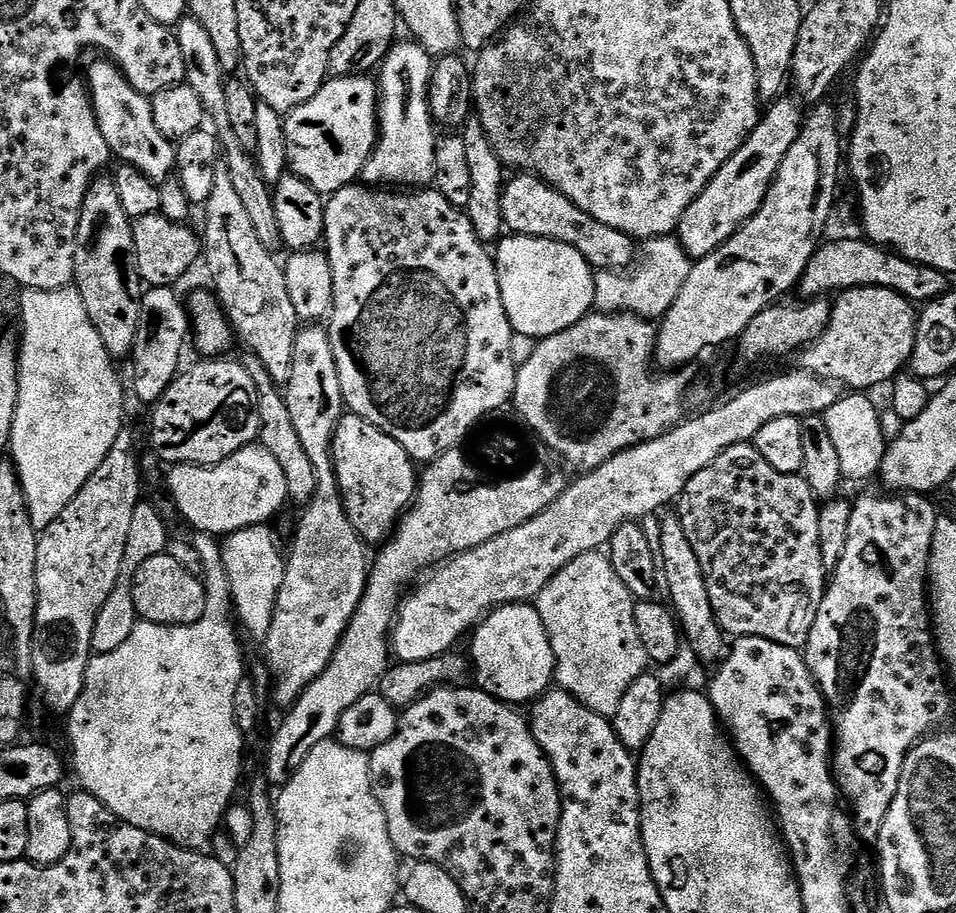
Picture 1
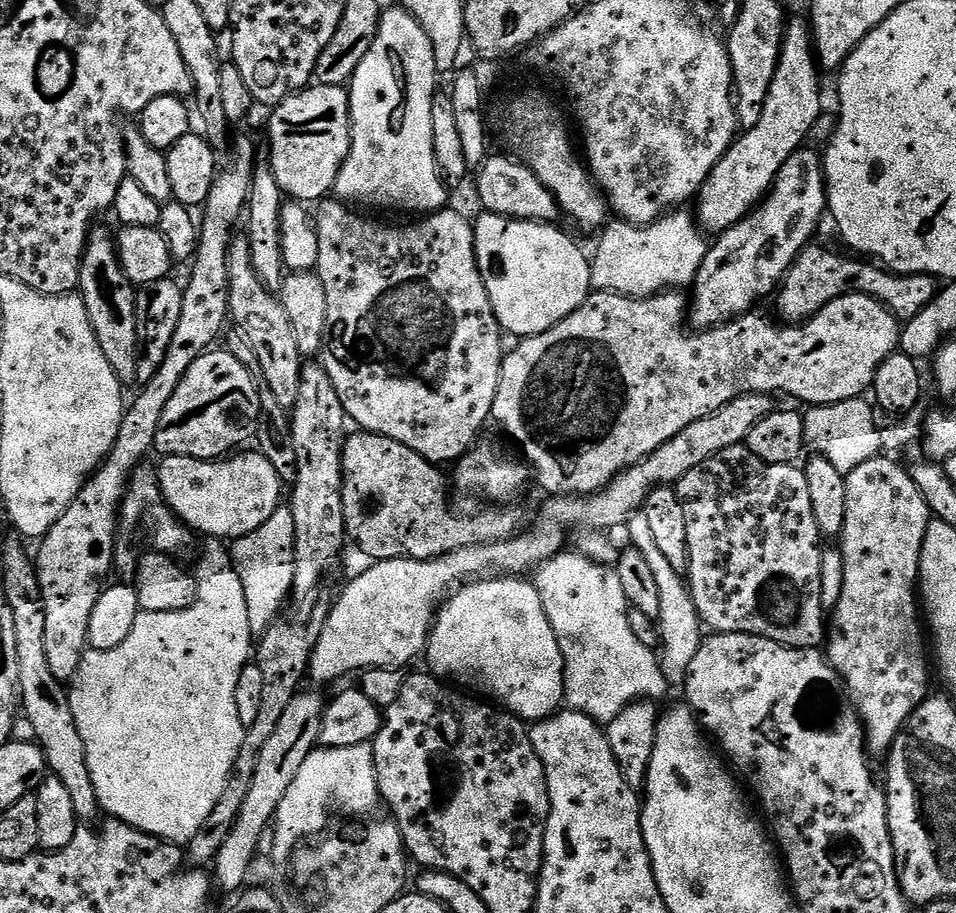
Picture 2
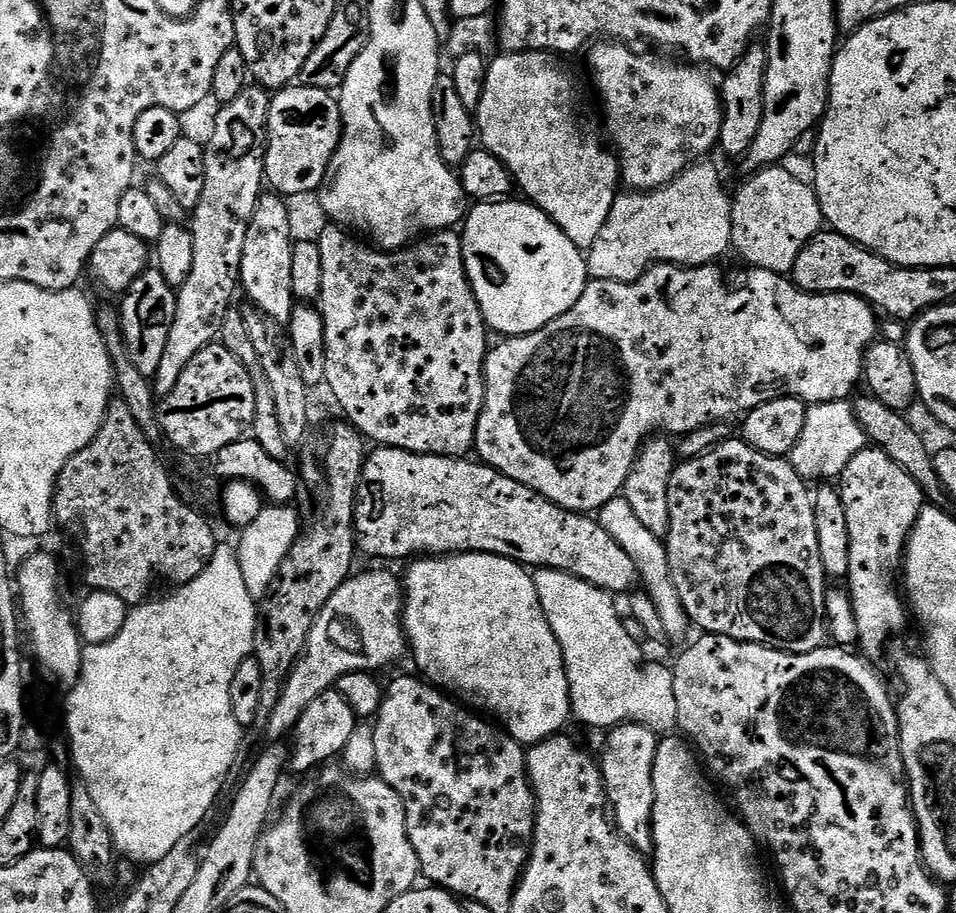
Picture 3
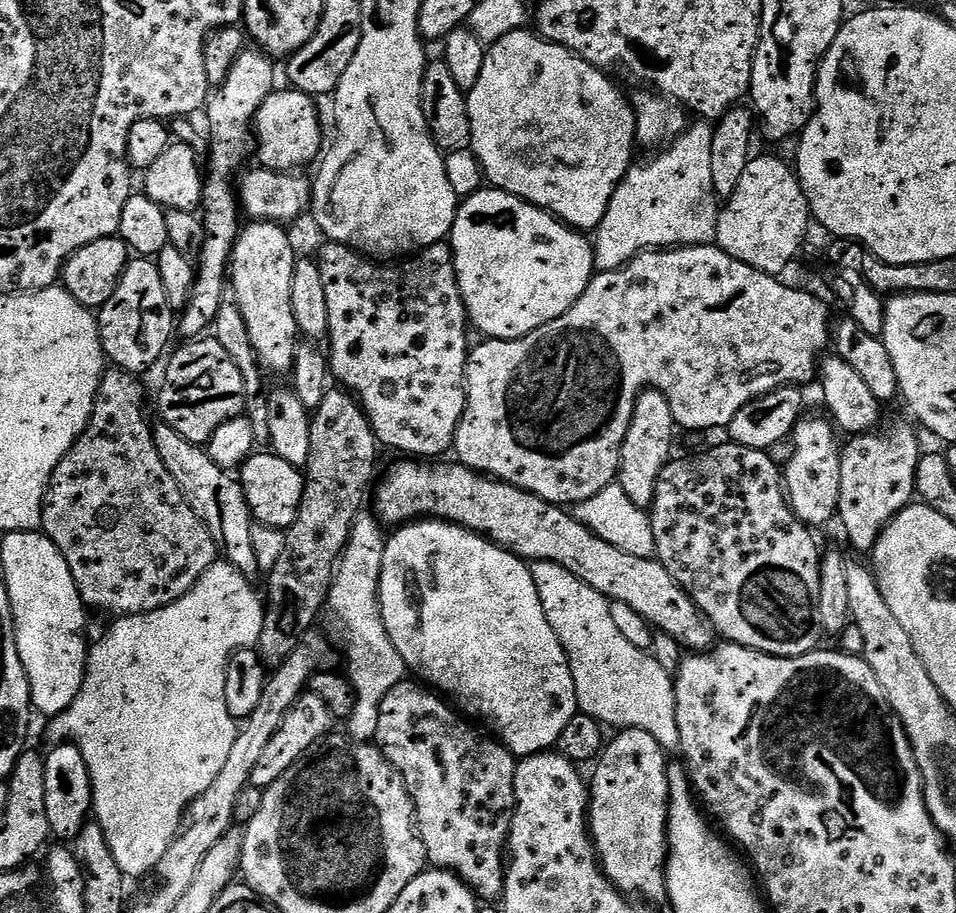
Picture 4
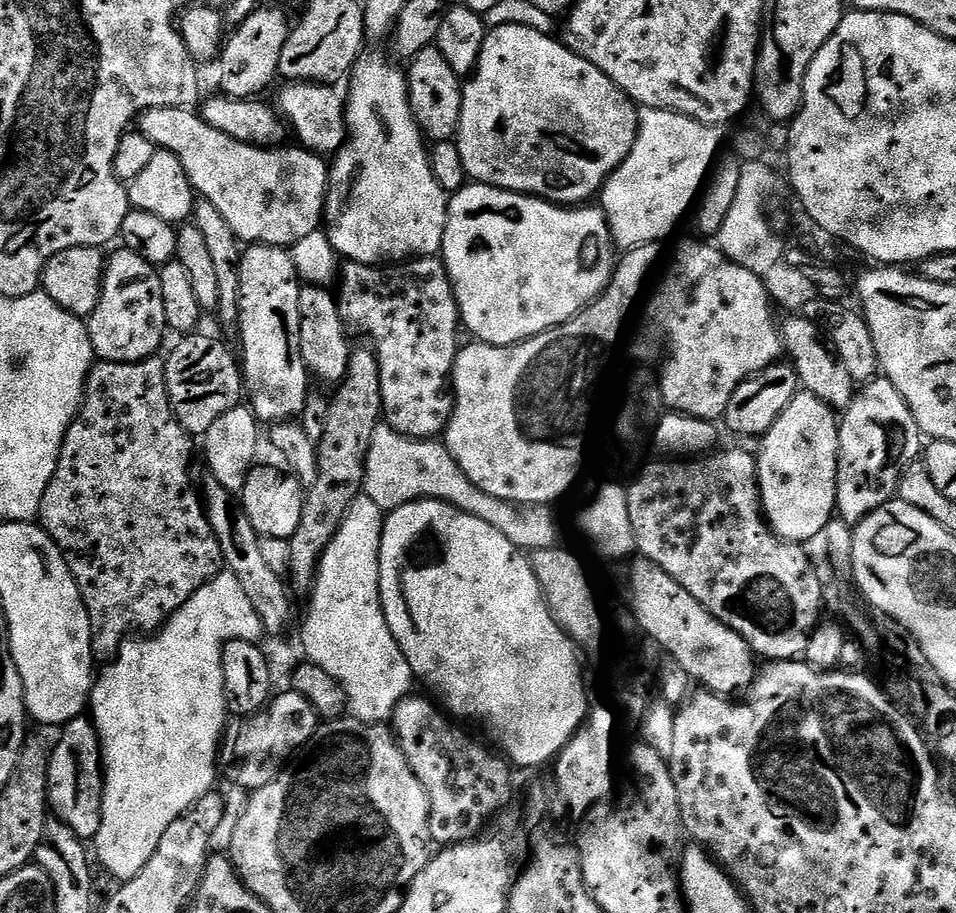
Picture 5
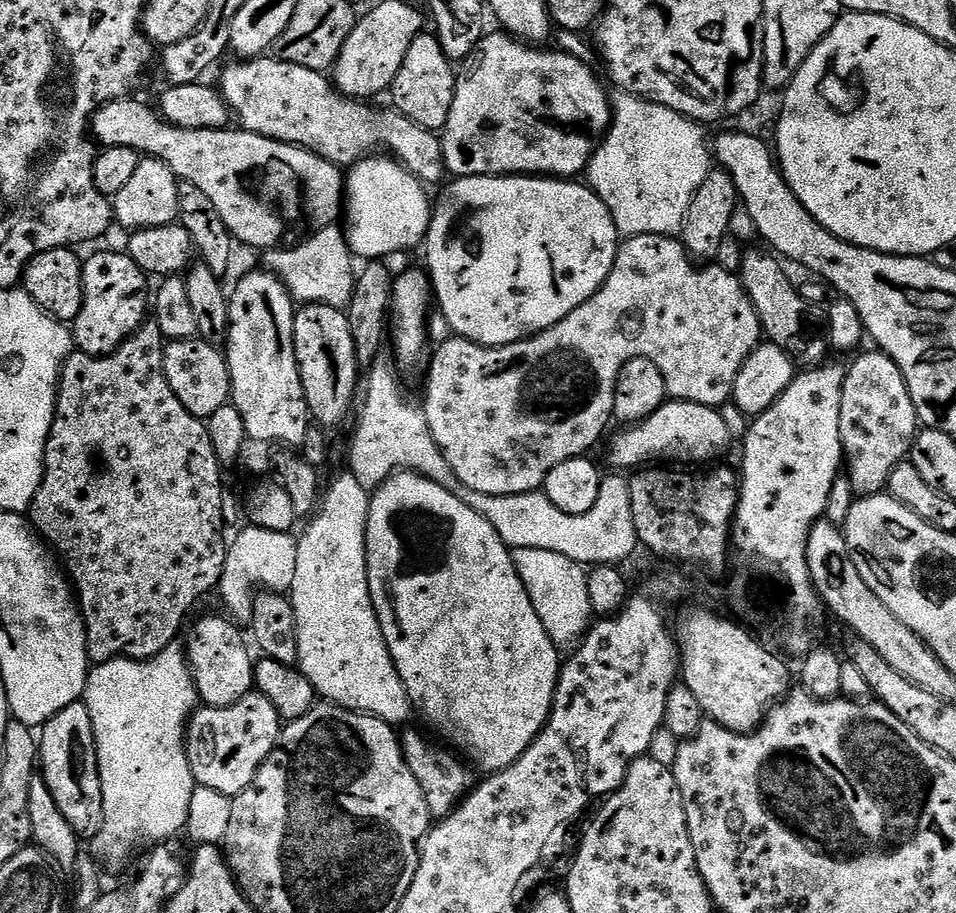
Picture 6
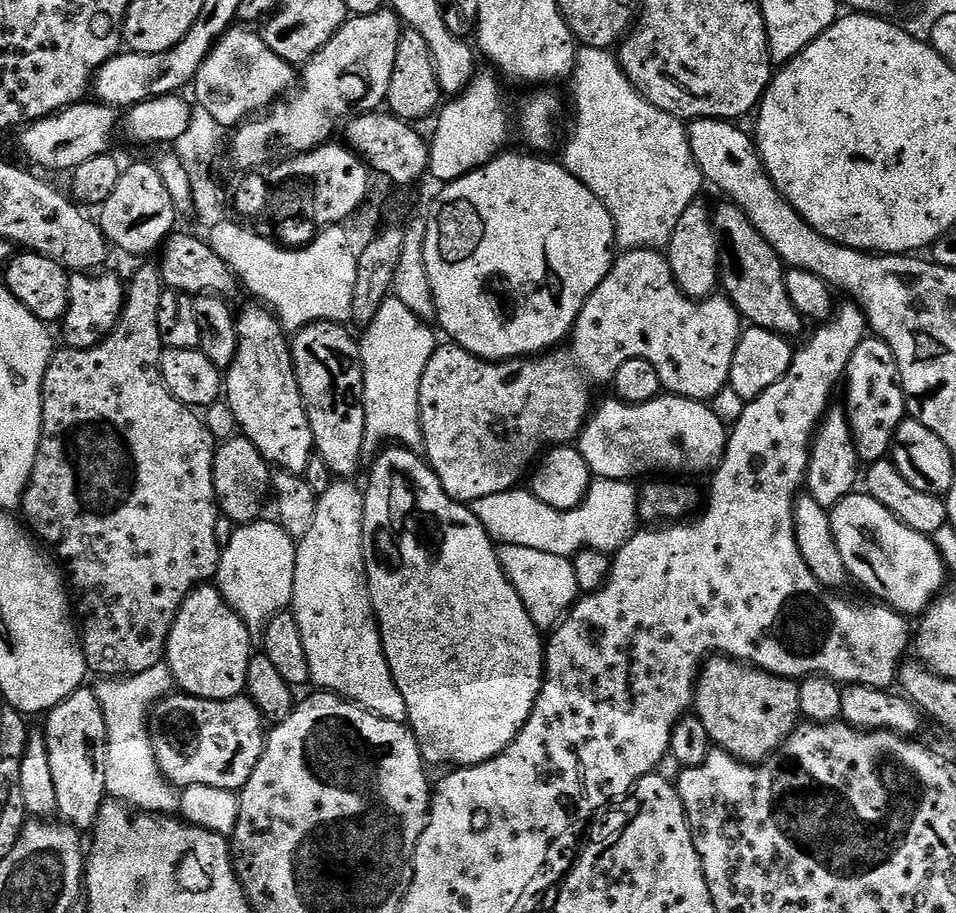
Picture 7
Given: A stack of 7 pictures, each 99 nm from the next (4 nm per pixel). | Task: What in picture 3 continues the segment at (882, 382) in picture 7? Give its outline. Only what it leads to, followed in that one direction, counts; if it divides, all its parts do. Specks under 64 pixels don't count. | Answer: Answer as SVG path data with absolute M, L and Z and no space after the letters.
M875 446L863 448L850 458L846 470L838 477L838 491L846 512L846 530L850 530L850 570L846 577L846 591L852 598L858 626L856 644L865 657L872 658L870 656L882 651L884 643L895 632L902 631L904 623L910 620L897 588L898 573L902 568L904 550L908 547L908 536L926 501L918 482L914 482L894 458Z

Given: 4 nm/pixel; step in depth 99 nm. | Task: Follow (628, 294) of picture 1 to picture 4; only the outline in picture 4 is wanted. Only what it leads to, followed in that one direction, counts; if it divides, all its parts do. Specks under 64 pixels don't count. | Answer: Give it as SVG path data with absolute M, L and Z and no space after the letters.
M708 122L696 123L685 128L663 150L657 151L660 153L645 168L629 168L618 190L614 190L606 218L602 218L594 233L599 271L616 272L642 252L711 244L716 240L722 204L712 191L710 178L713 125Z

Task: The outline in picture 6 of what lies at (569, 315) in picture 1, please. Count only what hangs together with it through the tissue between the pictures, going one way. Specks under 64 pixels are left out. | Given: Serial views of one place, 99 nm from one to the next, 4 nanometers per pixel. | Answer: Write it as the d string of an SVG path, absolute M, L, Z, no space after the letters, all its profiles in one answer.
M462 176L451 181L453 184L435 201L432 209L432 221L428 227L428 265L426 271L432 281L435 303L440 304L440 312L444 320L453 328L457 337L473 340L475 344L484 344L487 348L501 348L530 336L537 336L550 326L562 322L582 302L586 302L606 282L610 270L616 261L616 253L620 251L622 237L616 228L614 218L593 192L587 183L577 182L572 178L545 178L543 176Z

